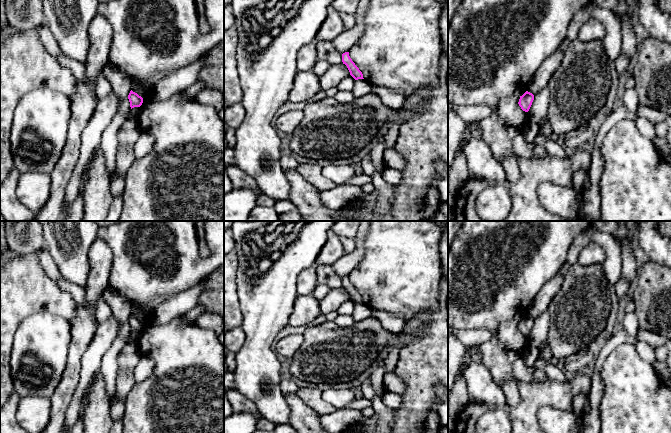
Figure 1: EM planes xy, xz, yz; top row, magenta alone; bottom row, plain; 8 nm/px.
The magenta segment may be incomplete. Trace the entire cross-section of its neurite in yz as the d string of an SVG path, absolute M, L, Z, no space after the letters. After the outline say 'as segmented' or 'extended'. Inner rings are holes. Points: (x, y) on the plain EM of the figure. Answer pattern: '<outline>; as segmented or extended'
M526 315L522 320L520 320L518 328L523 335L528 336L532 329L533 324L534 319Z; as segmented

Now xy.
M132 314L128 319L128 323L130 326L131 333L134 331L140 331L143 327L143 322L139 320L137 317L133 316Z; as segmented

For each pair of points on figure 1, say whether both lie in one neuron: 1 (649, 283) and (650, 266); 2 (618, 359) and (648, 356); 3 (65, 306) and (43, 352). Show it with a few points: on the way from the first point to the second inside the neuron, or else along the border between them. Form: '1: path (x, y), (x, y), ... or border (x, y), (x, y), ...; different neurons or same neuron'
1: path (650, 279), (650, 270); same neuron
2: border (632, 342), (637, 353), (652, 367), (656, 375); different neurons
3: border (37, 313), (59, 315), (69, 322); different neurons

